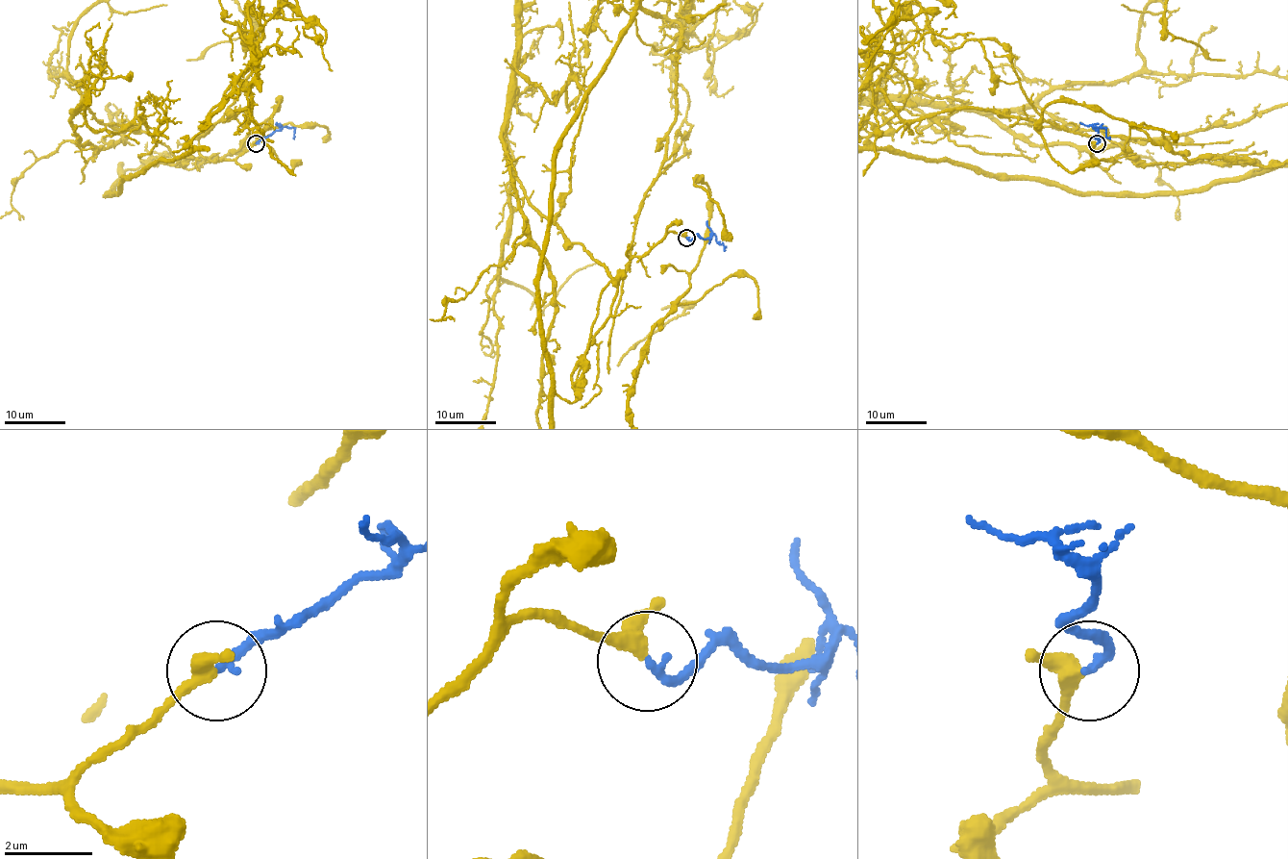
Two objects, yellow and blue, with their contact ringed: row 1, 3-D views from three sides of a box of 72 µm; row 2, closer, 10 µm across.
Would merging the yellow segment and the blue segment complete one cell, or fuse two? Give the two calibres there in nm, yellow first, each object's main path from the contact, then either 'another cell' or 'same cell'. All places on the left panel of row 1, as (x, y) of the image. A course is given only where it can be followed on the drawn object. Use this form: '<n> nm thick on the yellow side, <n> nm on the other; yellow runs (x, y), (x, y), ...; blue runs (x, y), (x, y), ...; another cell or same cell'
320 nm thick on the yellow side, 200 nm on the other; blue runs (256, 143), (284, 126), (293, 128), (295, 137); same cell

